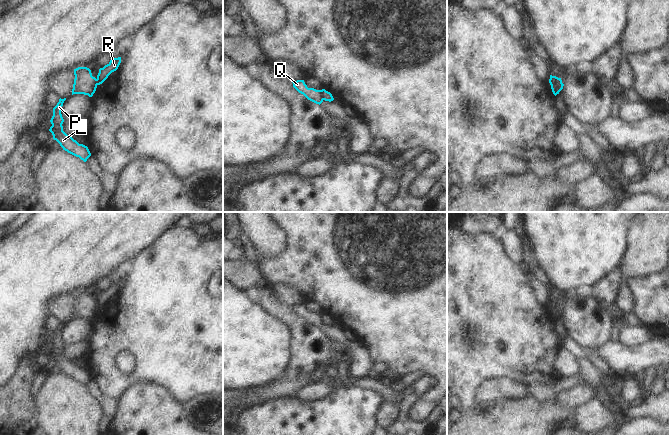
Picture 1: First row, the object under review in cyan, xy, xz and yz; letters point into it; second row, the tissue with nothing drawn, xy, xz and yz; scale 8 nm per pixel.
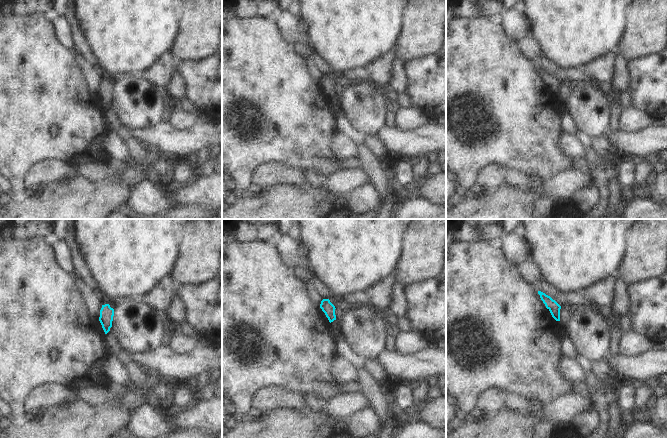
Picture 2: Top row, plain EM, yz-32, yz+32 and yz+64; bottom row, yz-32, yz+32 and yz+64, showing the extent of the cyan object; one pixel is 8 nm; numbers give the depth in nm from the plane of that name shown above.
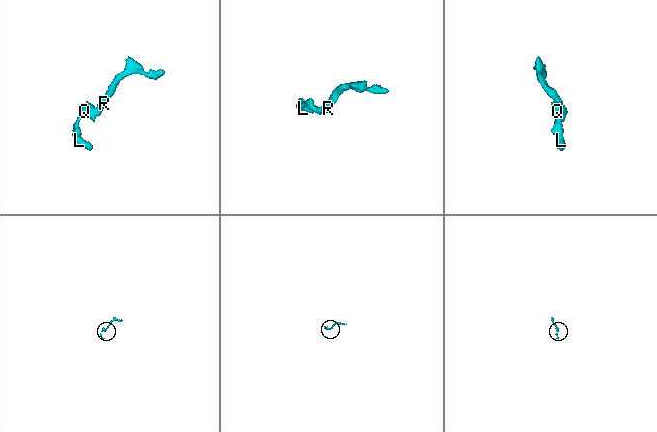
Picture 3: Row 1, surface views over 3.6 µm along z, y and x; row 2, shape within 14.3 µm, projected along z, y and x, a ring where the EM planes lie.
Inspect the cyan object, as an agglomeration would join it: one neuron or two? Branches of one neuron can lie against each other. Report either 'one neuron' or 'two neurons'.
two neurons

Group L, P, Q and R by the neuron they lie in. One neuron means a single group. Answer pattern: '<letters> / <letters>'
L P Q / R

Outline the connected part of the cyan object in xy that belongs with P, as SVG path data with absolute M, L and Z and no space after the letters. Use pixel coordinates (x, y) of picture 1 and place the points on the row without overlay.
M60 322L57 329L53 332L53 340L50 344L52 350L50 351L49 355L52 357L53 363L60 368L63 374L86 386L91 380L88 371L83 368L79 368L76 364L63 355L62 348L64 343L61 338L61 333L65 324L66 322Z

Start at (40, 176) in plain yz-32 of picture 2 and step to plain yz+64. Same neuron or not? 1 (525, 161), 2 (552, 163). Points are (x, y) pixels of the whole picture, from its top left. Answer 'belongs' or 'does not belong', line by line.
1: does not belong
2: does not belong

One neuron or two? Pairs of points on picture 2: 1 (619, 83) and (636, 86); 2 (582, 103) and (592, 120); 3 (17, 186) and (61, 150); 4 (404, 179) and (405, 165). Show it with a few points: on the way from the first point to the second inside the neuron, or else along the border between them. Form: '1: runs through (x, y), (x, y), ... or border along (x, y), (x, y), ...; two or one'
1: border along (628, 62), (629, 85), (626, 91); two
2: runs through (586, 107), (592, 116); one
3: runs through (17, 172), (39, 150), (47, 150); one
4: runs through (404, 176), (404, 168); one

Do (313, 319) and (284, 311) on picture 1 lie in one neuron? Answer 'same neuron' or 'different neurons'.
different neurons

